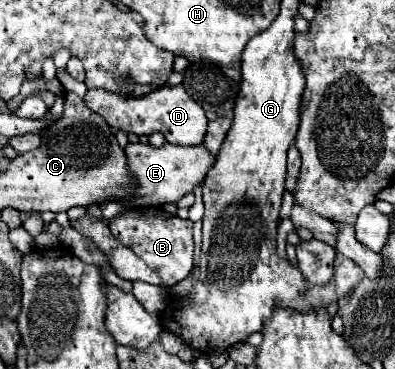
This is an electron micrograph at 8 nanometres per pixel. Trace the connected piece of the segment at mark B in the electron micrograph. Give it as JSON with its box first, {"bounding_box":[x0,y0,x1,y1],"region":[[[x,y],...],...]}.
{"bounding_box":[109,207,193,287],"region":[[[137,207],[113,217],[109,229],[115,239],[133,249],[153,271],[159,273],[165,287],[173,287],[189,275],[193,267],[193,223],[189,219],[181,219],[159,207]]]}

